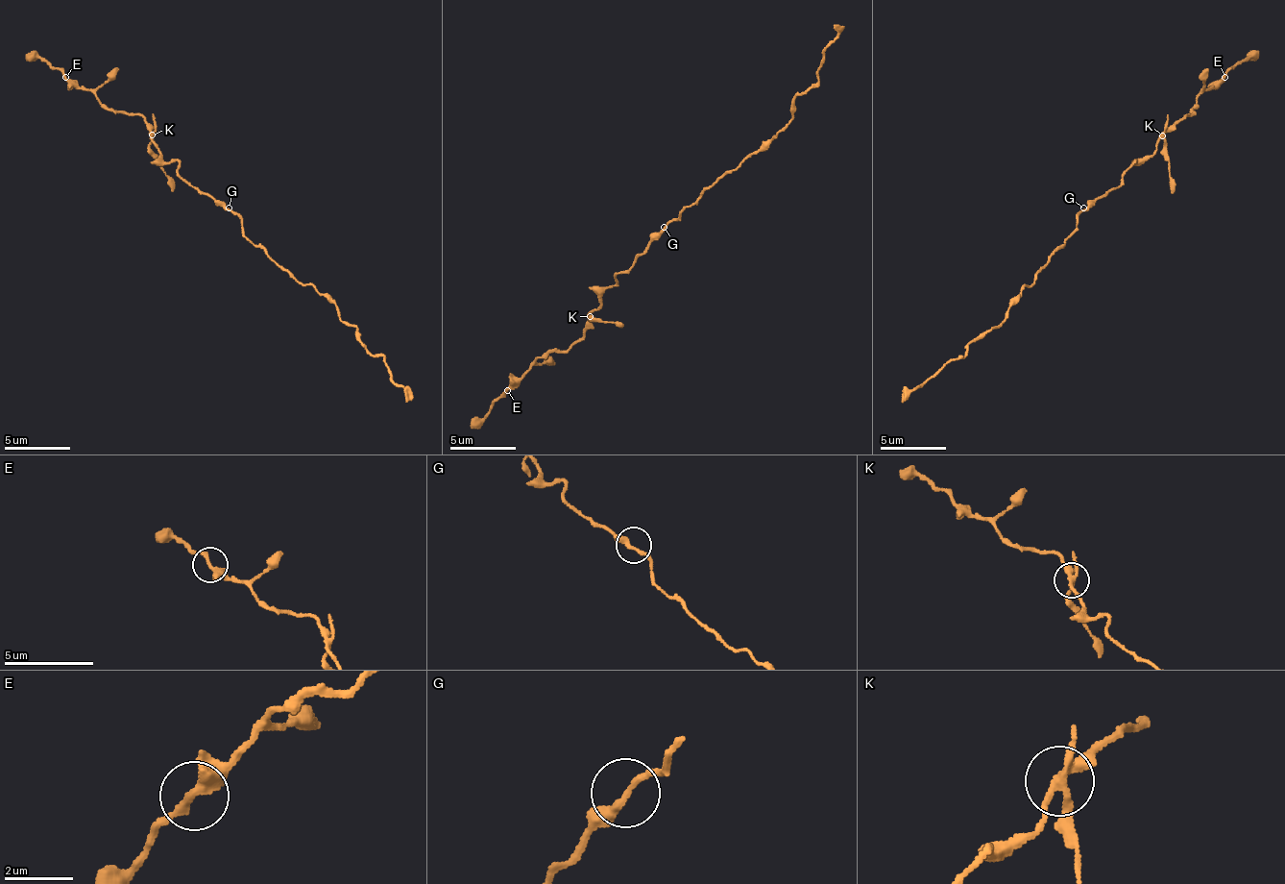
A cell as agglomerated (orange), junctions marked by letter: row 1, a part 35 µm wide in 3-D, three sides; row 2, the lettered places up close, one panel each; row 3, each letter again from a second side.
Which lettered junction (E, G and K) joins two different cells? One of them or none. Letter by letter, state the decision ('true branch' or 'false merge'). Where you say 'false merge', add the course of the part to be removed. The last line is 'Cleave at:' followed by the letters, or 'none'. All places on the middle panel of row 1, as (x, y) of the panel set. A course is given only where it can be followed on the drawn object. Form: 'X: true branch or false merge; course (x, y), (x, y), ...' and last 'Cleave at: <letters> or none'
E: true branch
G: true branch
K: false merge; course (591, 316), (594, 321), (623, 325)
Cleave at: K

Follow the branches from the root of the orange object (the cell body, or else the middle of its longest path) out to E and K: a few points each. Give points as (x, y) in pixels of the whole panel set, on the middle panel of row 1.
E: (665, 228), (601, 294), (600, 307), (592, 313), (590, 330), (565, 352), (548, 352), (507, 390)
K: (665, 228), (636, 262), (617, 275), (616, 282), (601, 294), (600, 307), (591, 316)

